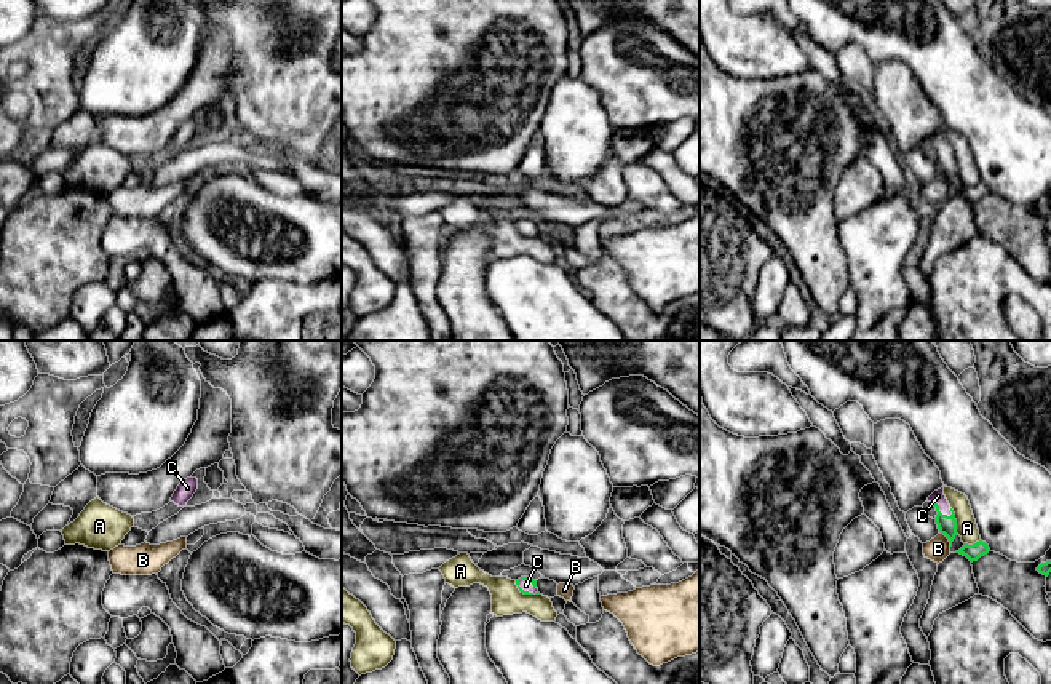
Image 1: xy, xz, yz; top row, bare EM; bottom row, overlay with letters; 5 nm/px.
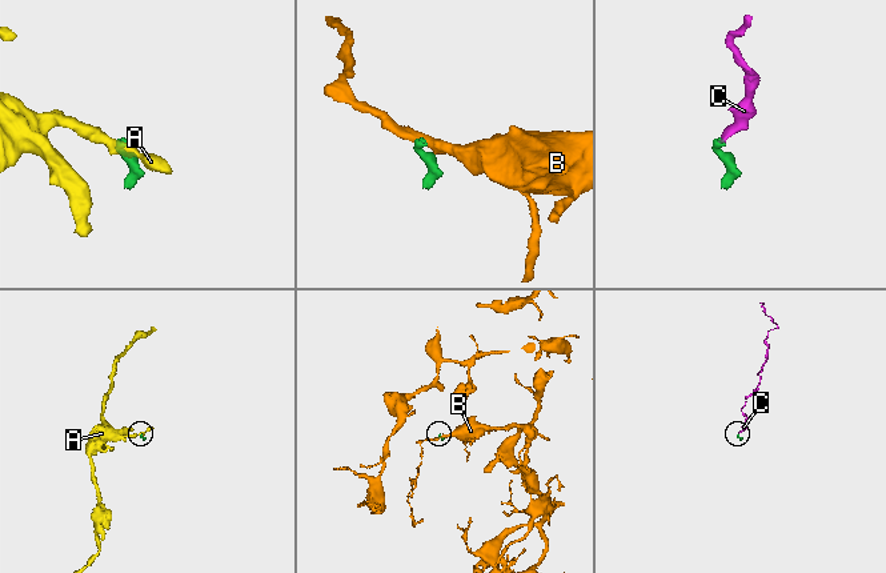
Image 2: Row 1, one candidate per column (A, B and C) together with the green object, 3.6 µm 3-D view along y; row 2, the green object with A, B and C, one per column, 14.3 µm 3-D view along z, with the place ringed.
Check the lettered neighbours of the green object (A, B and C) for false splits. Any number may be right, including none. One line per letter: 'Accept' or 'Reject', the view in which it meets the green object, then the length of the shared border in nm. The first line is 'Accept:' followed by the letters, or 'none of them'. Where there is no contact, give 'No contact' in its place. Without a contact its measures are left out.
Accept: none of them
A: Reject. Touches green in yz. Shared border 140 nm
B: Reject. Touches green in yz. Shared border 100 nm
C: Reject. Touches green in yz. Shared border 110 nm

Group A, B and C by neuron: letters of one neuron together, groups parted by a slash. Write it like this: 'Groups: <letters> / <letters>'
Groups: A / B / C

